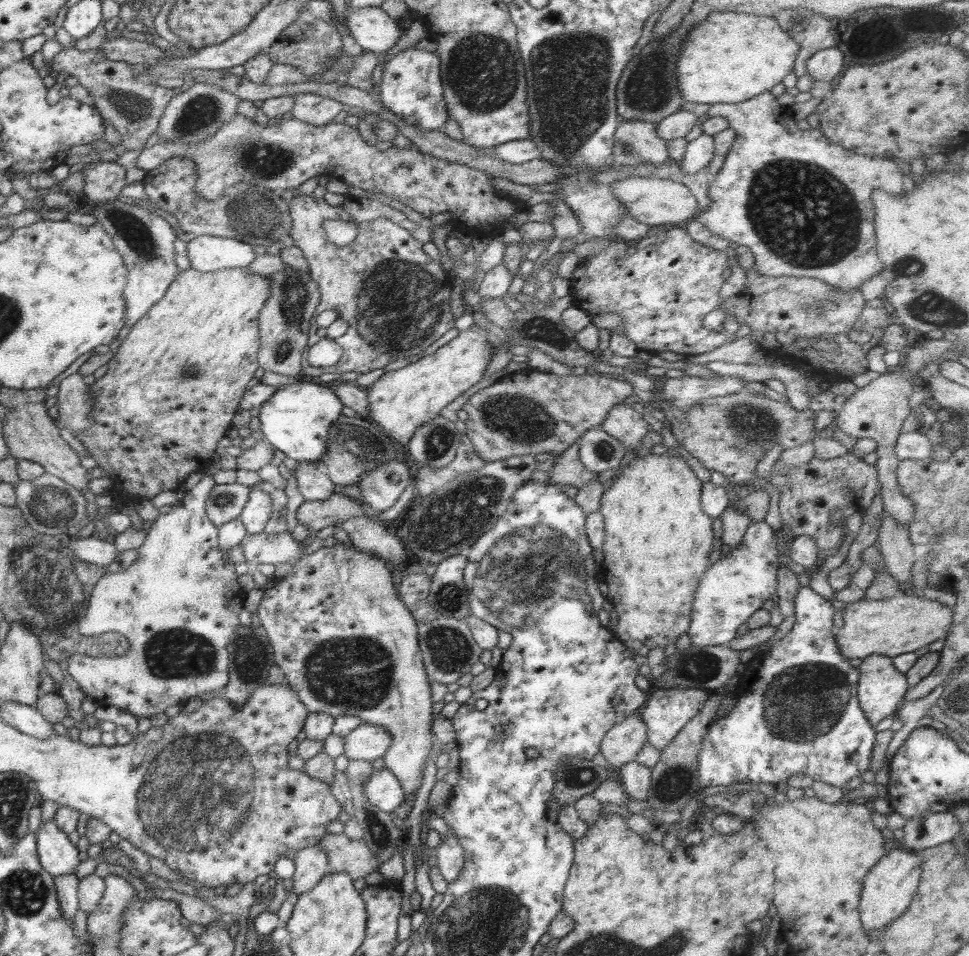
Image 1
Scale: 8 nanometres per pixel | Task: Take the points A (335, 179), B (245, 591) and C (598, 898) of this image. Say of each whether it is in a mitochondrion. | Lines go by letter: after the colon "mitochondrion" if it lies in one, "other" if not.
A: other
B: other
C: other

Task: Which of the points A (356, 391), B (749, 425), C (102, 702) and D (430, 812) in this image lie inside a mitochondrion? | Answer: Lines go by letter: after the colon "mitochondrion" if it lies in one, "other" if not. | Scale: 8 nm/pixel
A: other
B: mitochondrion
C: other
D: other

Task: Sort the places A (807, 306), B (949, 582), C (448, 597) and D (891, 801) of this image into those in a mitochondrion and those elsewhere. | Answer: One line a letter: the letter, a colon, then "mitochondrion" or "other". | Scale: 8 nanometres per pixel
A: mitochondrion
B: other
C: mitochondrion
D: other

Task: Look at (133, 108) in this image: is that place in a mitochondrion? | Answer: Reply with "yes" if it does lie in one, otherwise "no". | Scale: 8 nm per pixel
yes

